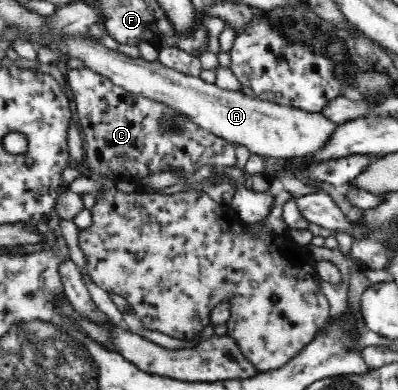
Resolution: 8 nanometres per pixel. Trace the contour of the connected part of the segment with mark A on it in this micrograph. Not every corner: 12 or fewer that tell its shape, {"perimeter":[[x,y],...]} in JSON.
{"perimeter":[[65,49],[229,144],[280,160],[325,145],[318,112],[226,91],[110,50]]}

